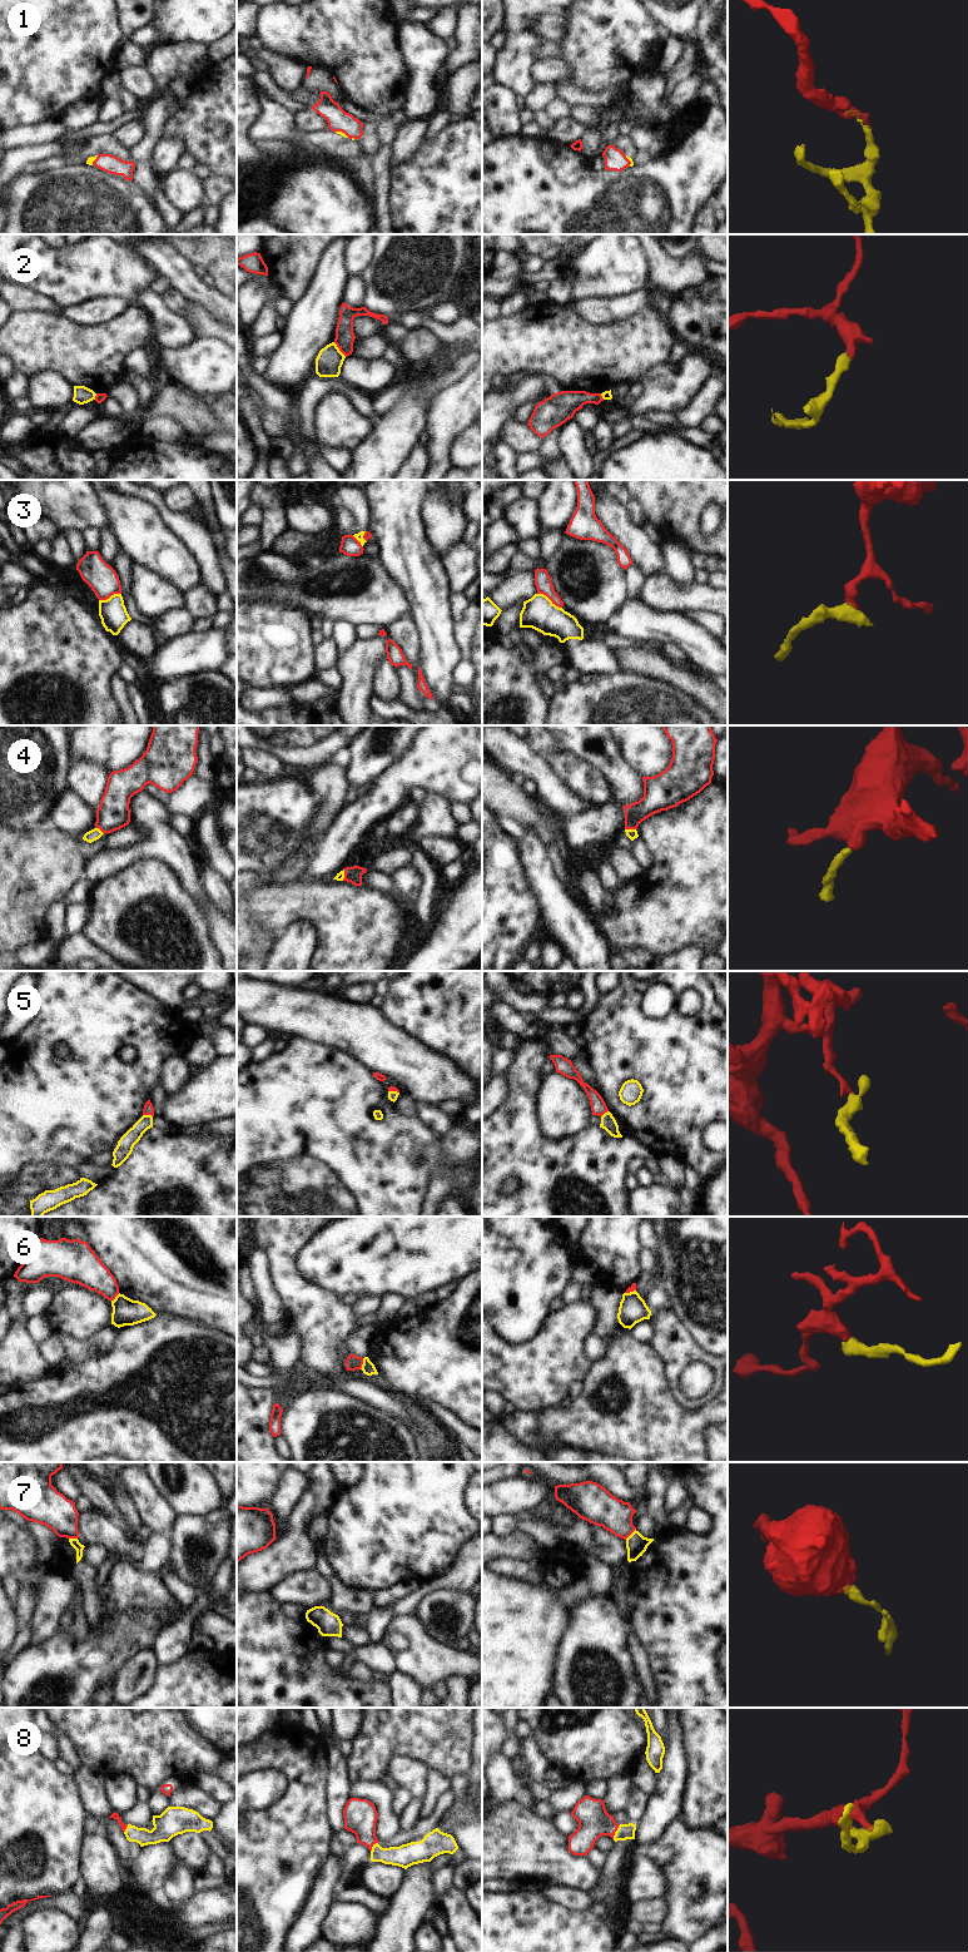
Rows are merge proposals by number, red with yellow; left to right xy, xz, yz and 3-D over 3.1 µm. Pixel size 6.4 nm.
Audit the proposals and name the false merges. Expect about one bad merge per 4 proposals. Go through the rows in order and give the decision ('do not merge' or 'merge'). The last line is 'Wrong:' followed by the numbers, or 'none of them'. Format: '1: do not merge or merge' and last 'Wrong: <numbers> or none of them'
1: merge
2: do not merge
3: do not merge
4: merge
5: merge
6: do not merge
7: do not merge
8: merge
Wrong: 2, 3, 6, 7

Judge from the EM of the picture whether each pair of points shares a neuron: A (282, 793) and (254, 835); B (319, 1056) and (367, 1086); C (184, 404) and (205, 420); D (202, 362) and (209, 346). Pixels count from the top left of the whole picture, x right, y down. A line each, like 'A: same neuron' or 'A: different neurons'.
A: same neuron
B: same neuron
C: same neuron
D: same neuron

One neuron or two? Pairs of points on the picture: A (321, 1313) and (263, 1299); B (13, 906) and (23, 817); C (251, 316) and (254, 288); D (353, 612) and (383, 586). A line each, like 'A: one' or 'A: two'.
A: two
B: two
C: one
D: one

